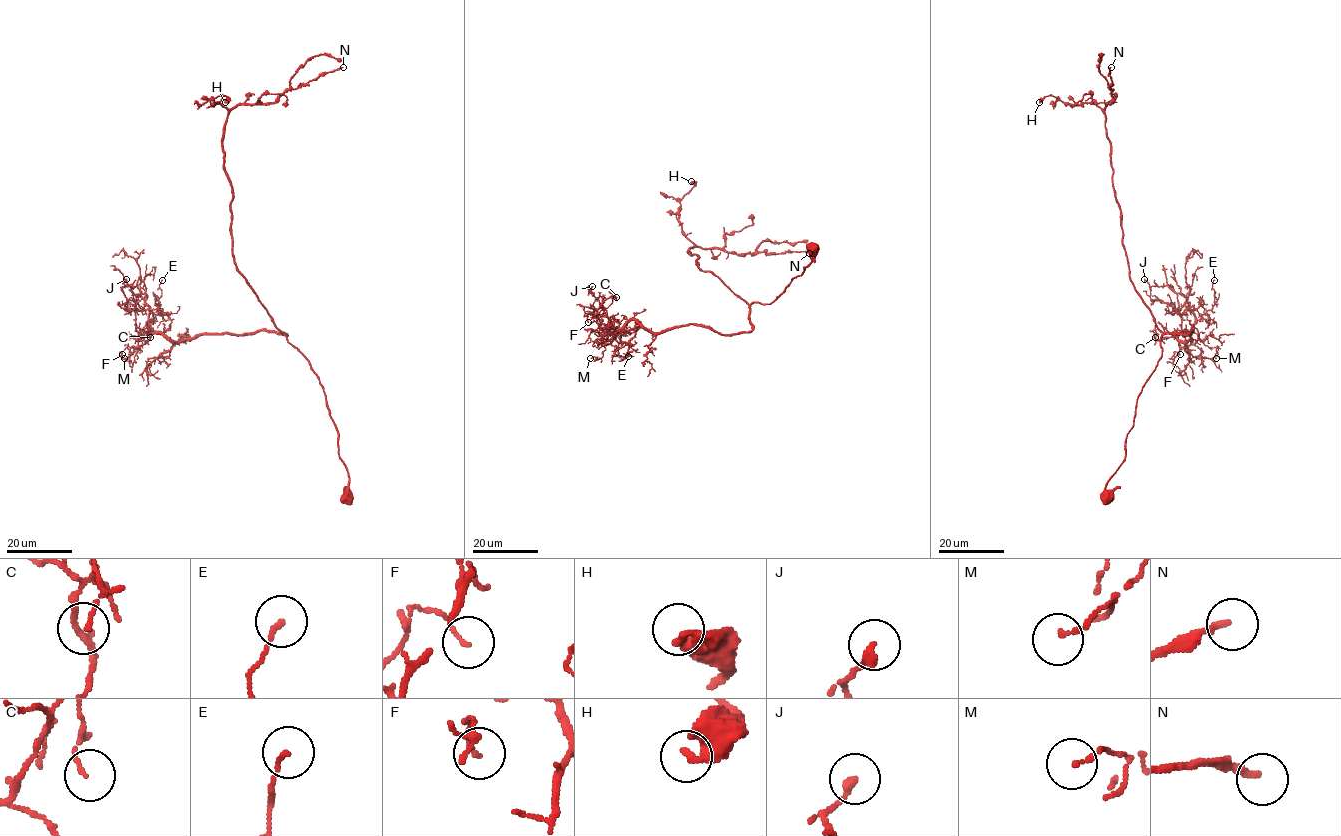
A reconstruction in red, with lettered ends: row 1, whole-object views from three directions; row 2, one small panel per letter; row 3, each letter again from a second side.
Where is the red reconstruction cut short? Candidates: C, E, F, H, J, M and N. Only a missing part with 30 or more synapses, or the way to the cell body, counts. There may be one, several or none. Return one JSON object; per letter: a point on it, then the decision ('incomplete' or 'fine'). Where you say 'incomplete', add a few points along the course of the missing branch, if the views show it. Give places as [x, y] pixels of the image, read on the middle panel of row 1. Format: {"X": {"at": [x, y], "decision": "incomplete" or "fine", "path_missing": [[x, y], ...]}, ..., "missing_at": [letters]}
{"C": {"at": [616, 297], "decision": "fine"}, "E": {"at": [628, 356], "decision": "fine"}, "F": {"at": [588, 322], "decision": "fine"}, "H": {"at": [691, 181], "decision": "fine"}, "J": {"at": [592, 286], "decision": "fine"}, "M": {"at": [590, 358], "decision": "fine"}, "N": {"at": [809, 253], "decision": "incomplete", "path_missing": [[809, 253], [819, 259], [825, 258]]}, "missing_at": ["N"]}

